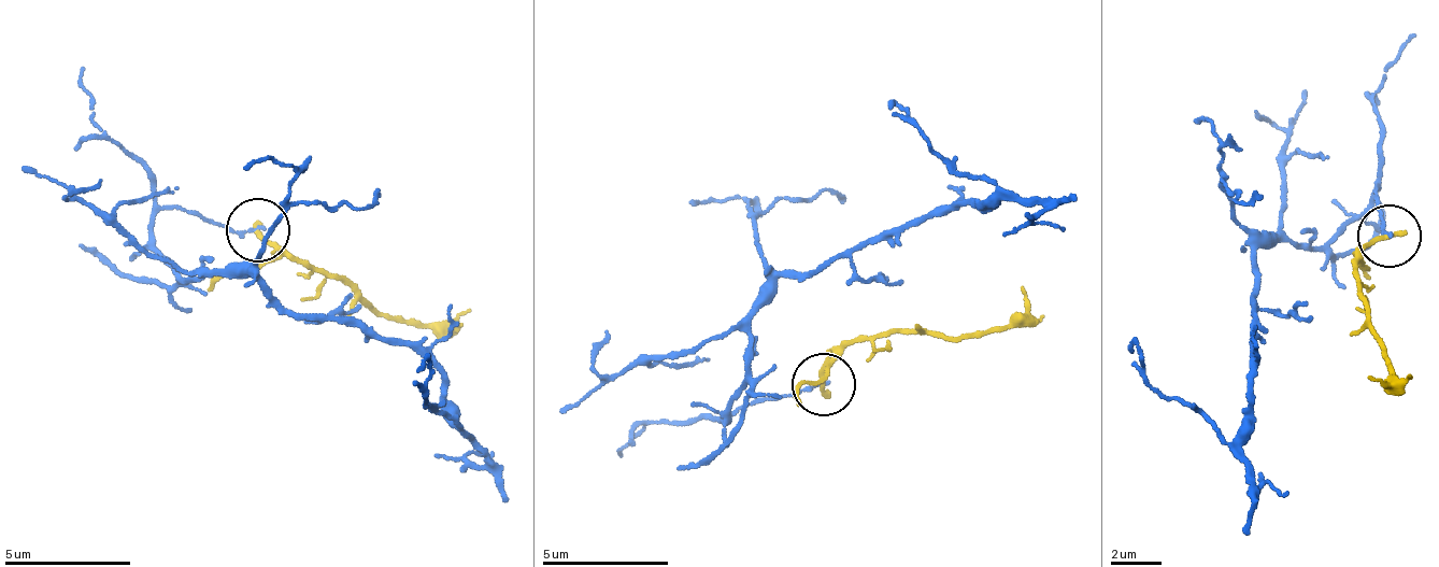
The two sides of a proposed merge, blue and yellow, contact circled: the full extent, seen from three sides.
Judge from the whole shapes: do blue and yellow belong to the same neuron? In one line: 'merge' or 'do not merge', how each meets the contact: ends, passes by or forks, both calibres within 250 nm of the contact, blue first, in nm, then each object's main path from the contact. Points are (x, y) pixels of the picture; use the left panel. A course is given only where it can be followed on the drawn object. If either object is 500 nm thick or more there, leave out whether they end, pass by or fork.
do not merge; blue ends there; yellow ends there; 140 nm thick on the blue side, 240 nm on the other; blue runs (257, 229), (152, 221), (182, 275), (247, 274), (291, 313), (413, 348), (460, 428), (424, 395), (424, 356); yellow runs (257, 229), (265, 240), (312, 267), (338, 272), (384, 315), (446, 324), (469, 309)

